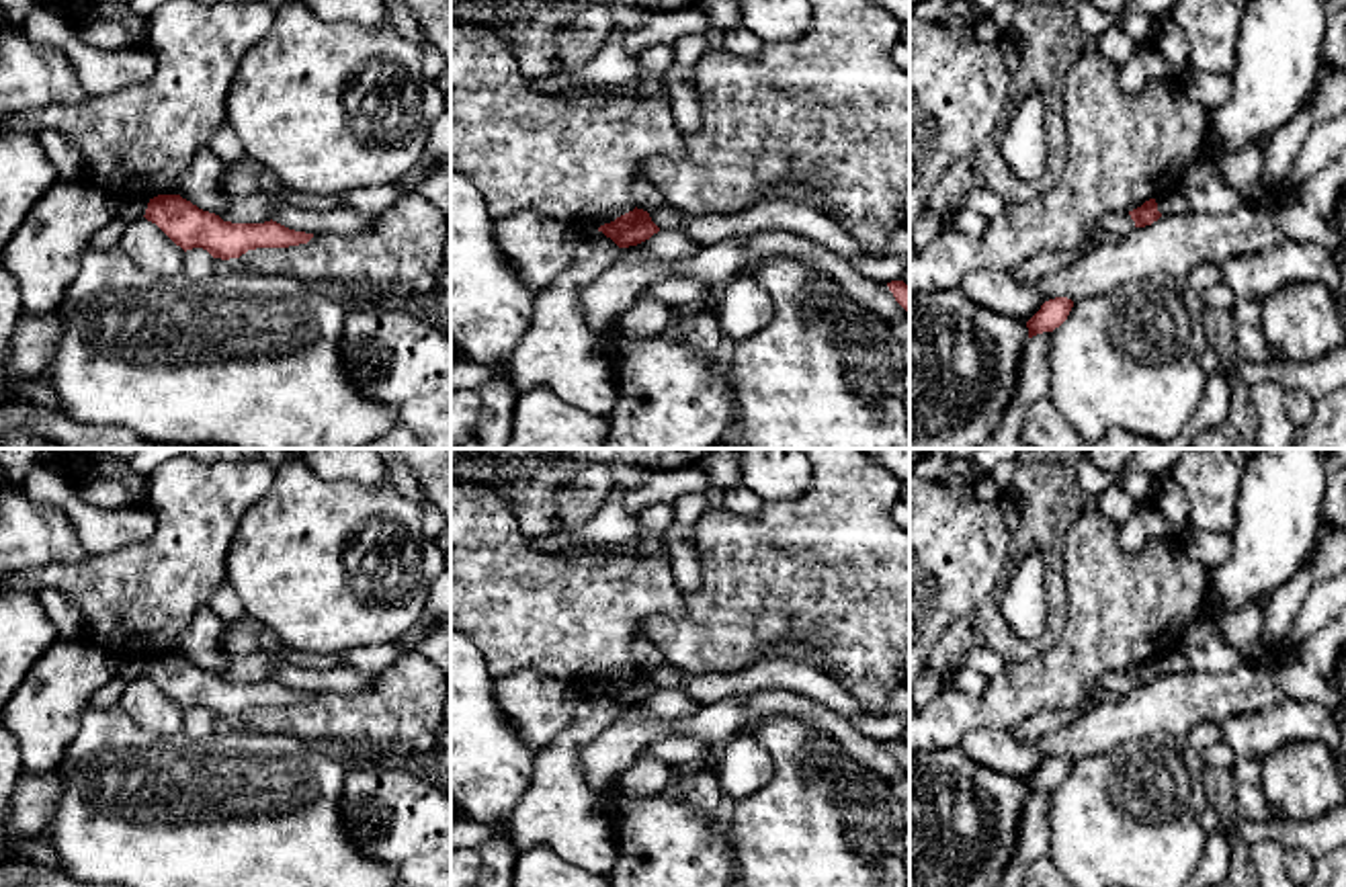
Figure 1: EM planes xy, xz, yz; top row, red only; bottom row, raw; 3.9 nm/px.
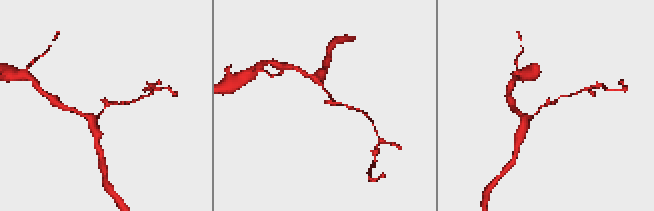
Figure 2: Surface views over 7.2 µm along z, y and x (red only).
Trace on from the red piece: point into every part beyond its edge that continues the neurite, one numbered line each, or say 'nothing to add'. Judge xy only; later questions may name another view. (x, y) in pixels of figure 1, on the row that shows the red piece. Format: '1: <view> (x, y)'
nothing to add

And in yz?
nothing to add

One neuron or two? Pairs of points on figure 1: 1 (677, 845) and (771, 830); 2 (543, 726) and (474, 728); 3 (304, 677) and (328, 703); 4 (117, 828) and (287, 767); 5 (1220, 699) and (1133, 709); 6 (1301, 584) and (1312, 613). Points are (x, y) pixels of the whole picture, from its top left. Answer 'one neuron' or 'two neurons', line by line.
1: two neurons
2: two neurons
3: two neurons
4: one neuron
5: one neuron
6: two neurons

